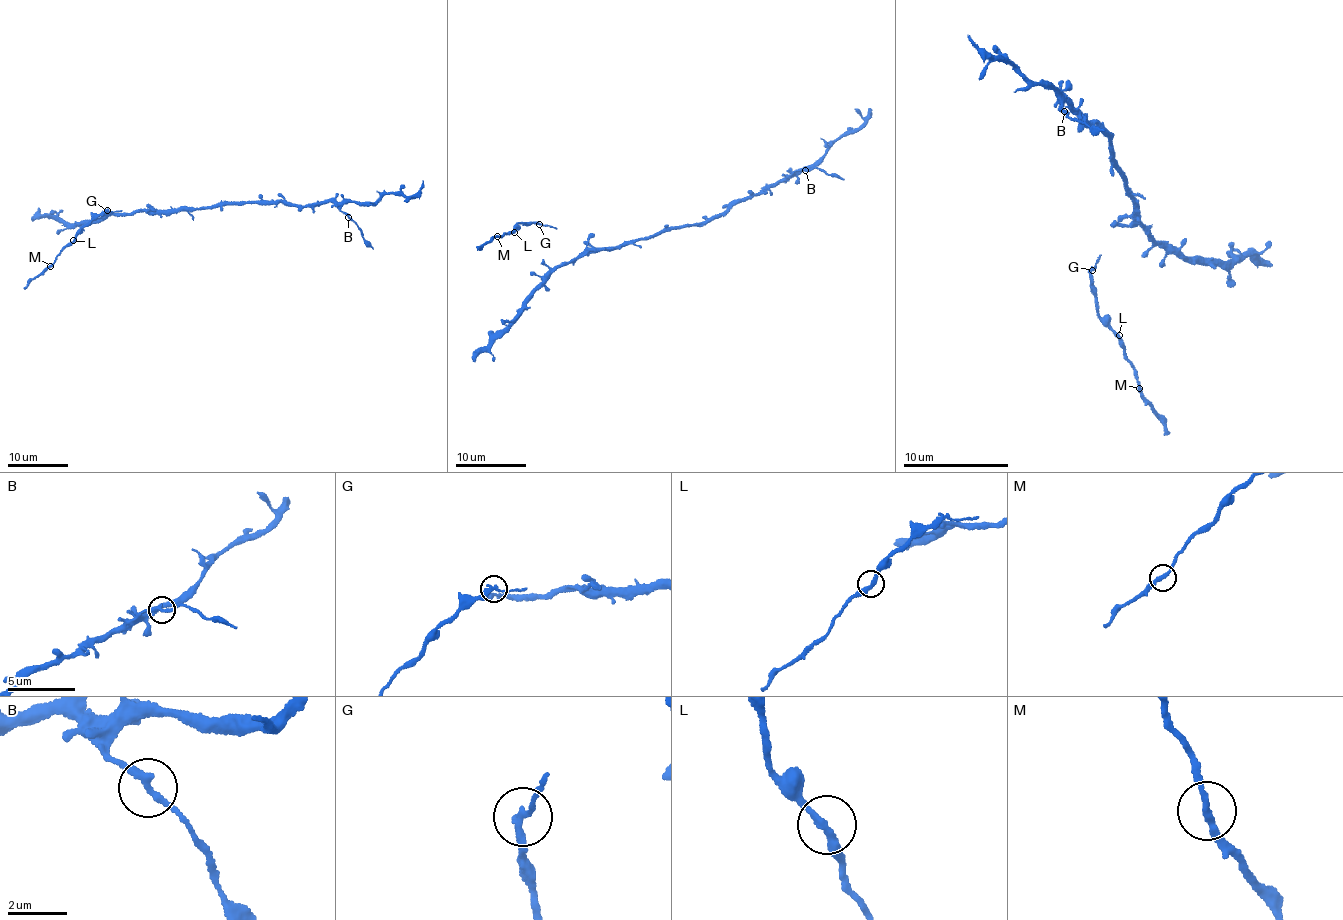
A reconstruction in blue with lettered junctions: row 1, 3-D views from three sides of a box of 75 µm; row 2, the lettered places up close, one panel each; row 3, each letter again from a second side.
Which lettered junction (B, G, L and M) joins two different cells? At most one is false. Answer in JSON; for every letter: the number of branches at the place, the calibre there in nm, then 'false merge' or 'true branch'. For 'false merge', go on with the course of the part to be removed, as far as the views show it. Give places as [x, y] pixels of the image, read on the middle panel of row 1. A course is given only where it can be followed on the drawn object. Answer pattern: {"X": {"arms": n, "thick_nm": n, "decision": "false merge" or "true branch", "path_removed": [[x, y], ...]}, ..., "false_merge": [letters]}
{"B": {"arms": 2, "thick_nm": 240, "decision": "false merge", "path_removed": [[804, 170], [816, 168], [843, 179]]}, "G": {"arms": 2, "thick_nm": 240, "decision": "true branch"}, "L": {"arms": 2, "thick_nm": 280, "decision": "true branch"}, "M": {"arms": 2, "thick_nm": 240, "decision": "true branch"}, "false_merge": ["B"]}

